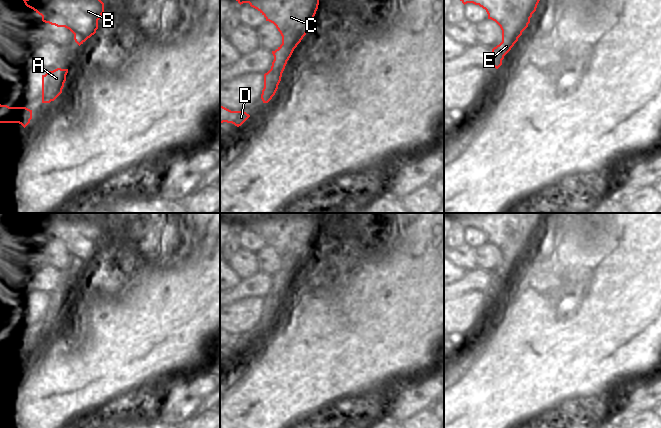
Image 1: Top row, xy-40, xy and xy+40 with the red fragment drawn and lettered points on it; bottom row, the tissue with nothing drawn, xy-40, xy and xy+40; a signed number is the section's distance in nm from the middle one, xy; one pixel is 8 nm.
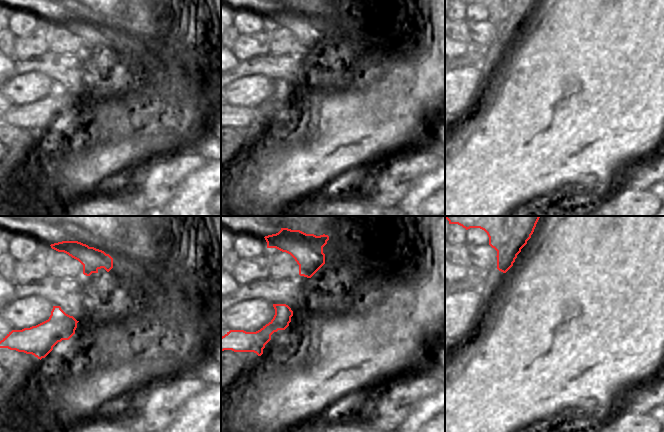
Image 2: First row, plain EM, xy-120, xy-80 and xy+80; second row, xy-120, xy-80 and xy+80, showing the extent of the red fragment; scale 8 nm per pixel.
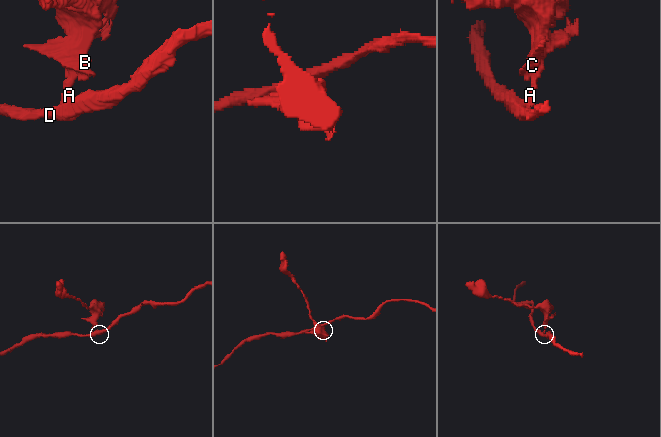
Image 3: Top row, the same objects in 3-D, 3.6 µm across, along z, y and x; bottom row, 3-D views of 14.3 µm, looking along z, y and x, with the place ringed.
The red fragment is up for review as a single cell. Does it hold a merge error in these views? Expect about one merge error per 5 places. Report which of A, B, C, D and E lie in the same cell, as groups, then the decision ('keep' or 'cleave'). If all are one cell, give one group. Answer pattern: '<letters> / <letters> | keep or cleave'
A D / B C E | cleave

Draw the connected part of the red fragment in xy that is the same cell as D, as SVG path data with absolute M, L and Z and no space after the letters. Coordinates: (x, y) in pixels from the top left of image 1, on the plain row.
M220 329L220 347L232 347L235 350L241 350L250 341L244 335L231 335Z

